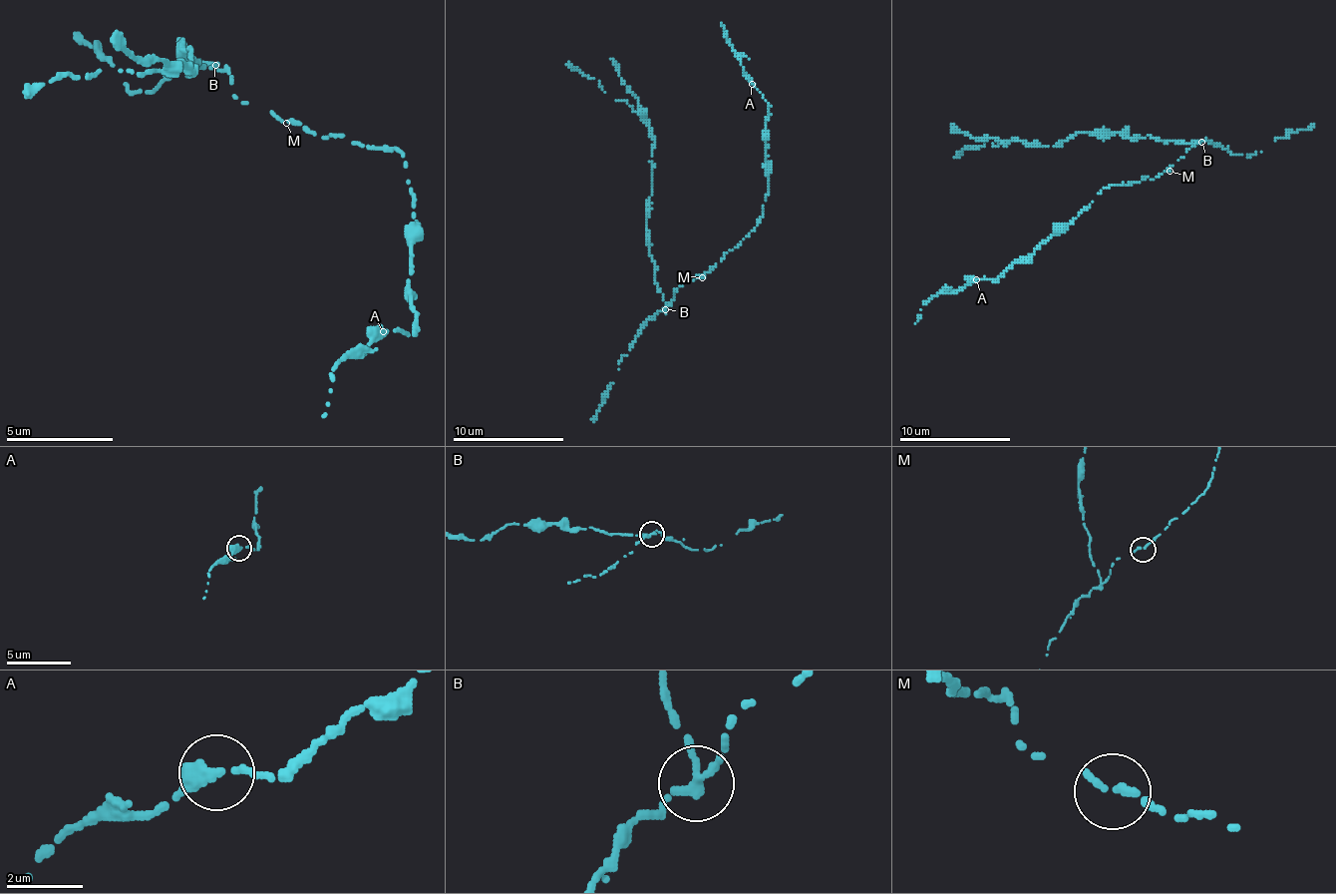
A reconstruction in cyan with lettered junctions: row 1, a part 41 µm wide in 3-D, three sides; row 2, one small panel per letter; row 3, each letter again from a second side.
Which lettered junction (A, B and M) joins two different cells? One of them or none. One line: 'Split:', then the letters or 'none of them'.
Split: B

